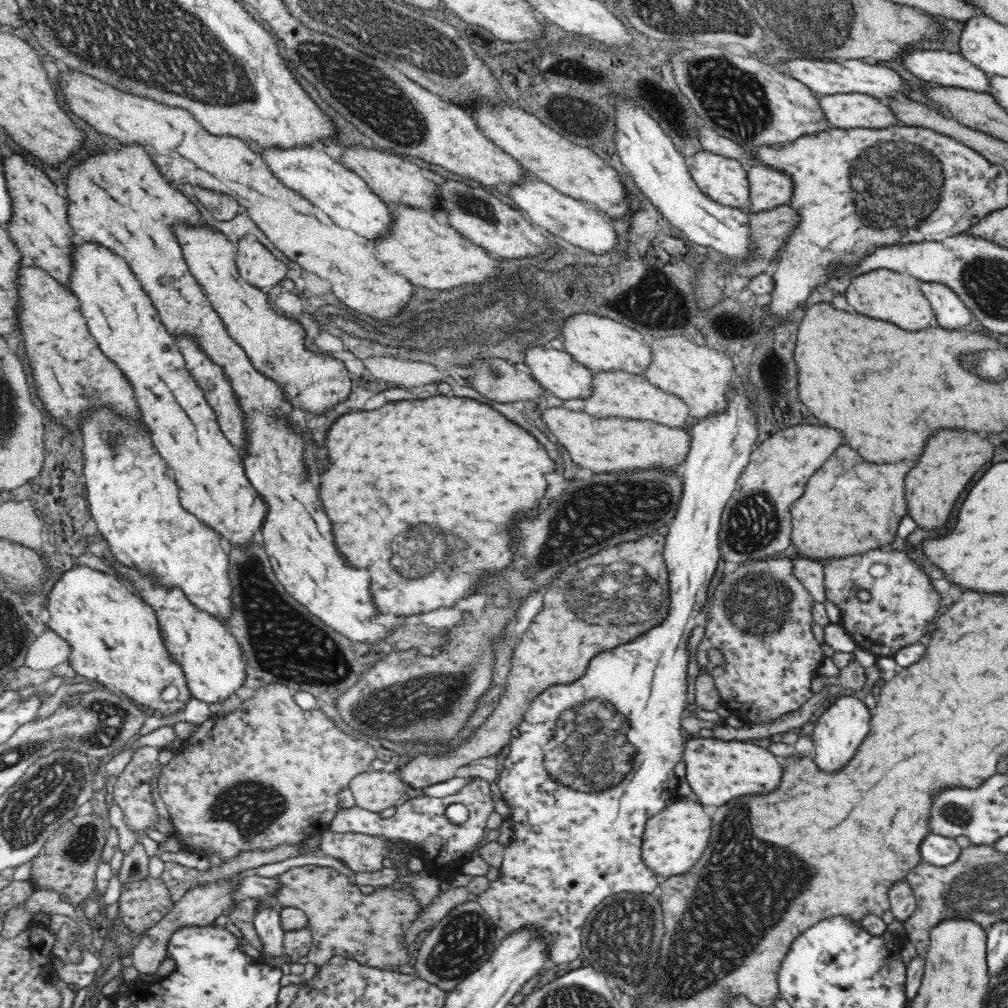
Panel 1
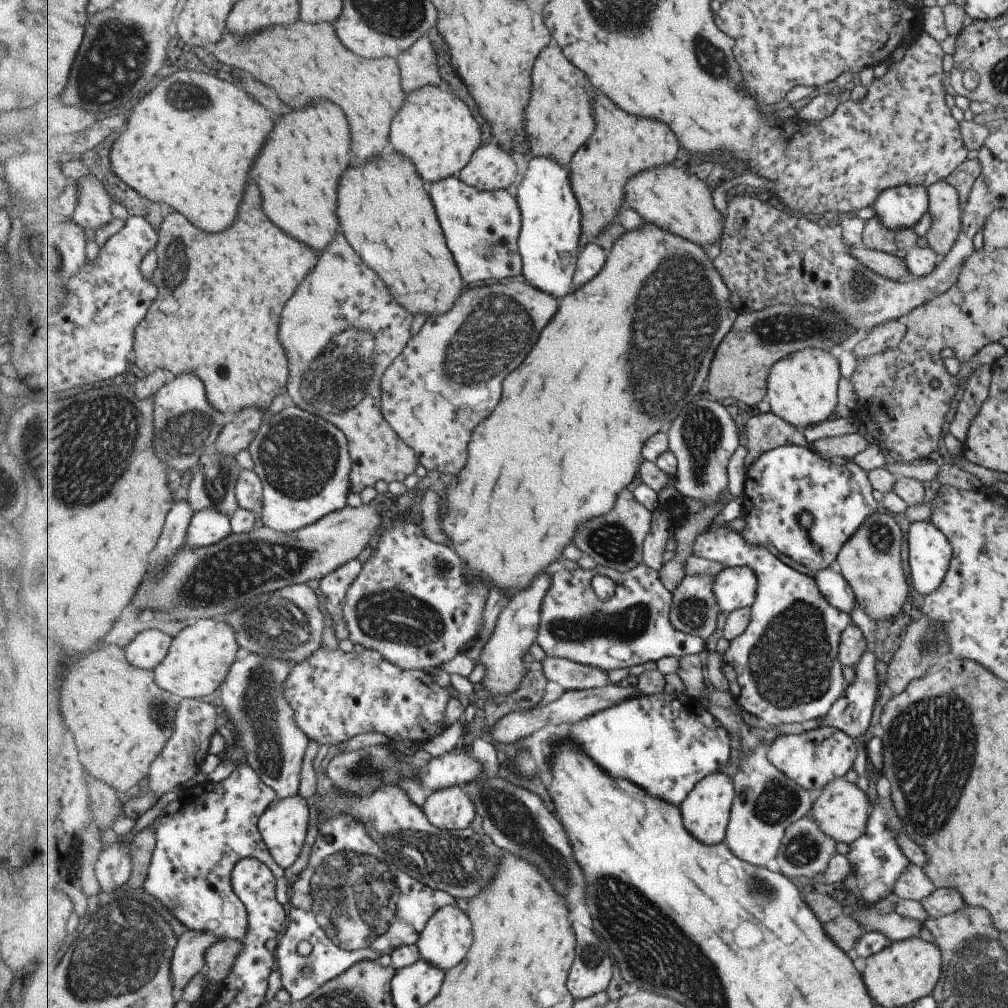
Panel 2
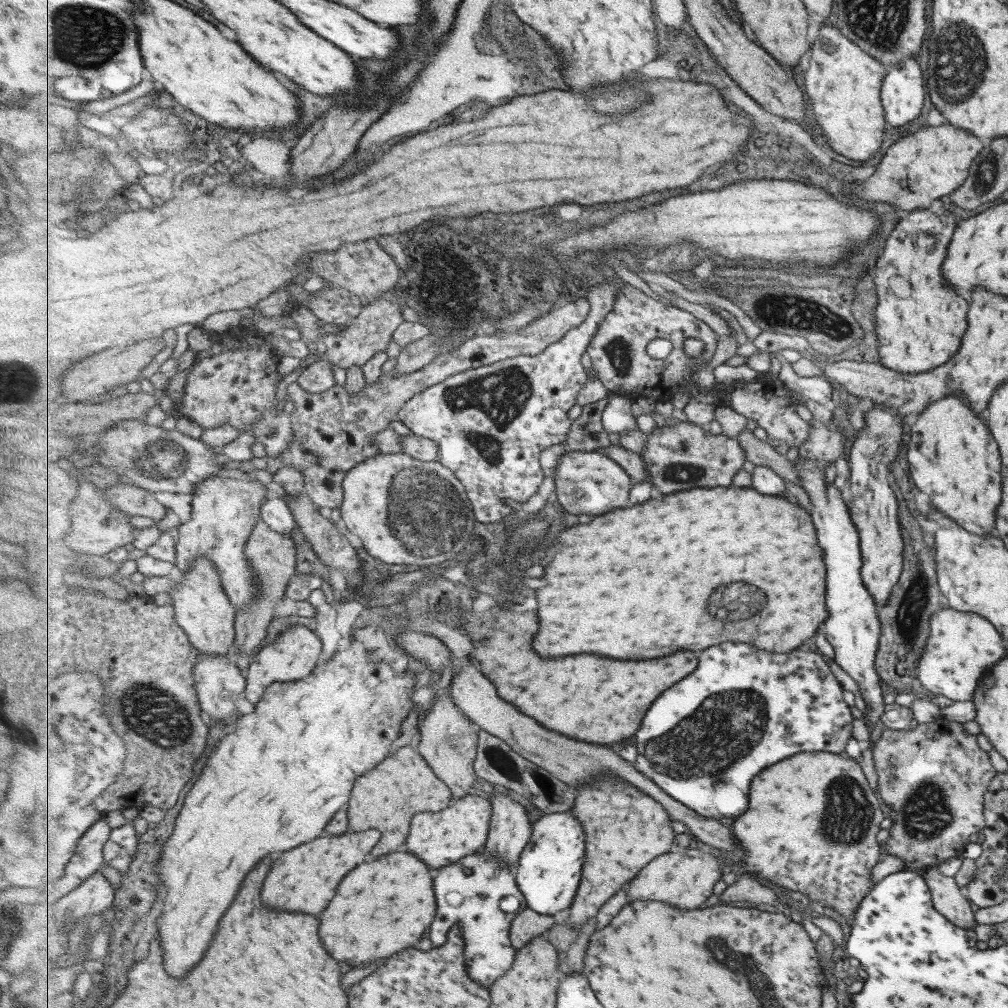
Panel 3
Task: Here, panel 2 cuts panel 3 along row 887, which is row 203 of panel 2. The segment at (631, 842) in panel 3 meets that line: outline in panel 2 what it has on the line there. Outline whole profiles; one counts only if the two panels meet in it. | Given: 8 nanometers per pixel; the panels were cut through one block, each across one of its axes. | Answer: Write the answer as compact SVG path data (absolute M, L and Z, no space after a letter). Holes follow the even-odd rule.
M599 96L597 108L593 108L597 128L593 136L576 152L570 169L573 192L577 195L583 215L581 248L597 238L619 214L619 208L626 206L625 186L643 170L673 164L679 152L679 140L675 132L663 122L649 120L643 116L629 114L607 96Z

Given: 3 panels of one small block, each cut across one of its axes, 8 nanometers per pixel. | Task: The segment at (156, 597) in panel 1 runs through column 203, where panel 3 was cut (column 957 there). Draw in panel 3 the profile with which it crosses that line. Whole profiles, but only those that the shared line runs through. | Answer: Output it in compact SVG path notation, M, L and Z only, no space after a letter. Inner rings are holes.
M937 609L929 619L929 635L915 665L915 676L933 697L941 694L953 701L969 701L980 684L981 675L1006 651L999 632L987 620L975 613L953 609Z

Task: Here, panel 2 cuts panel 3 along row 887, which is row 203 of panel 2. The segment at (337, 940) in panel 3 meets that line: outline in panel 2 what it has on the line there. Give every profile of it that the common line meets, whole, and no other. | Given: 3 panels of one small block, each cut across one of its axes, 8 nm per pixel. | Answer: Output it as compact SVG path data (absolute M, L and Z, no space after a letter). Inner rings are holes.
M389 150L377 162L351 168L351 174L345 174L341 228L365 264L381 274L393 298L412 315L445 314L463 294L463 278L447 246L437 210L409 158Z

